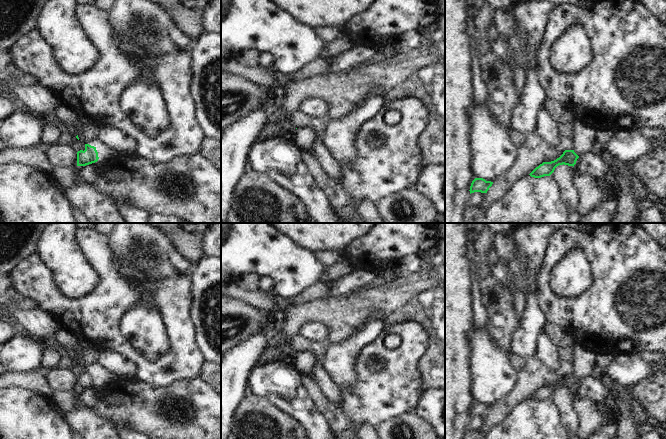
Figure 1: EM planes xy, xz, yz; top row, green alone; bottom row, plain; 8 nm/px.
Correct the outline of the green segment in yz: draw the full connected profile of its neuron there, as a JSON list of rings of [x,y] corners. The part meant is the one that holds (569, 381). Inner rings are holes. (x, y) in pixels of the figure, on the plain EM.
[[[573,344],[574,354],[573,354],[573,374],[565,374],[563,378],[554,385],[543,386],[538,391],[536,391],[529,399],[534,402],[541,402],[544,400],[550,400],[555,392],[559,389],[573,390],[579,381],[596,375],[598,370],[596,366],[596,355],[585,350],[579,344]]]

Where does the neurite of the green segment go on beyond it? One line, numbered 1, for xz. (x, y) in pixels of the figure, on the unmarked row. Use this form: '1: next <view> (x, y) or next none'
1: next none

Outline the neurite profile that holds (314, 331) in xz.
[[[307,321],[300,327],[300,335],[322,345],[327,341],[328,329],[322,322]]]

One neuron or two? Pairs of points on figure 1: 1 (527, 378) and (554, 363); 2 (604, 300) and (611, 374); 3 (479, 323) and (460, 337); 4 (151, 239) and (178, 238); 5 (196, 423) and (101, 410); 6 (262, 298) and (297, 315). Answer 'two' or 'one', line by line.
1: two
2: two
3: two
4: two
5: one
6: two

